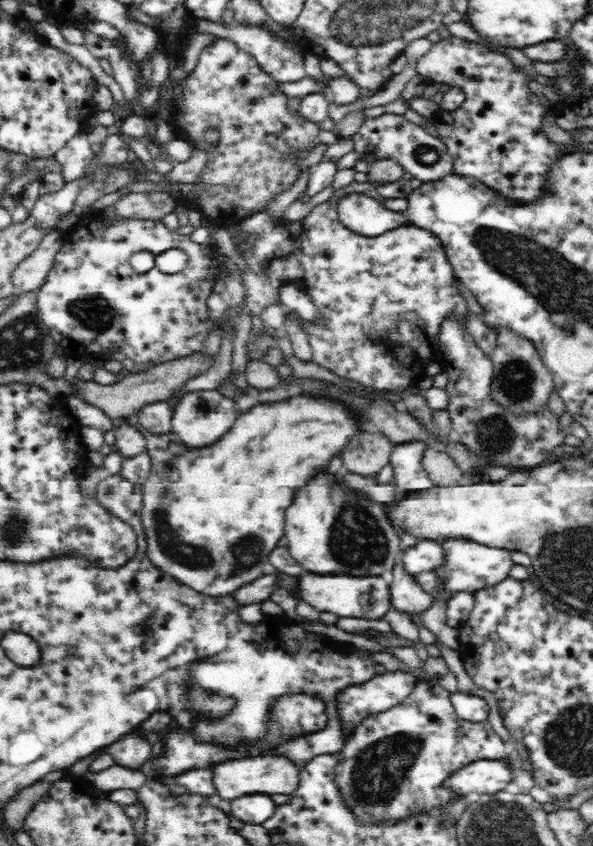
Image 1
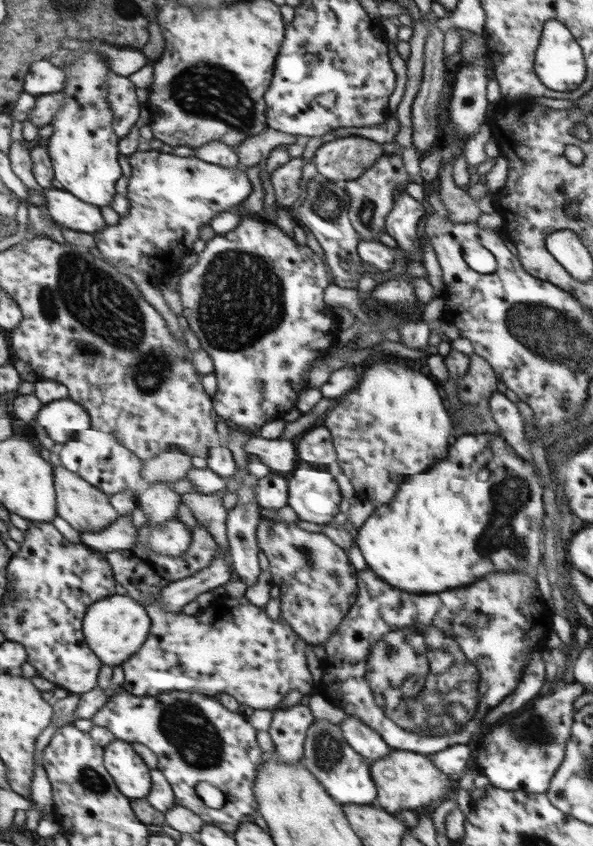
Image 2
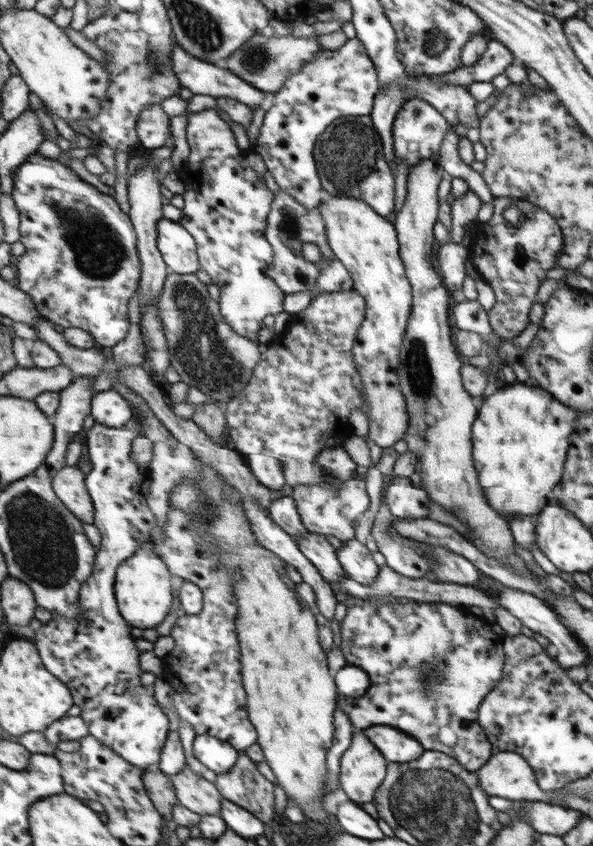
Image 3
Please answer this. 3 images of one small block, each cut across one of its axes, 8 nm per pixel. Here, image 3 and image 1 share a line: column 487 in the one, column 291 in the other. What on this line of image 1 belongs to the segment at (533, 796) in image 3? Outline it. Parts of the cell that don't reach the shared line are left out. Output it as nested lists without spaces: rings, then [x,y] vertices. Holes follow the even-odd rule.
[[[277,753],[232,760],[222,766],[213,766],[212,784],[218,795],[229,801],[252,793],[290,795],[296,792],[297,785],[300,784],[301,767],[292,762],[292,759]]]

